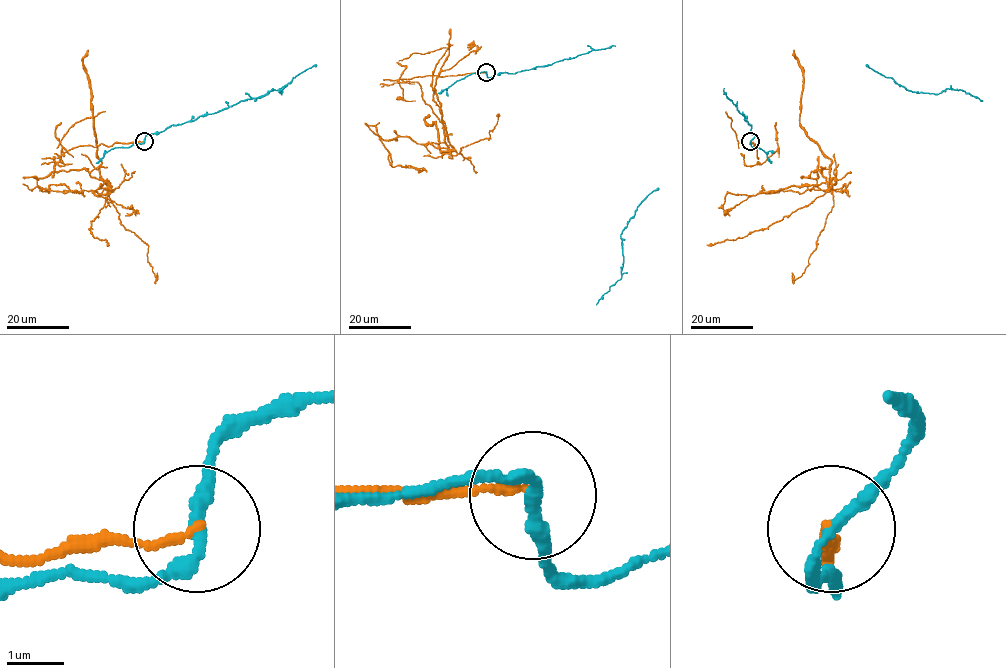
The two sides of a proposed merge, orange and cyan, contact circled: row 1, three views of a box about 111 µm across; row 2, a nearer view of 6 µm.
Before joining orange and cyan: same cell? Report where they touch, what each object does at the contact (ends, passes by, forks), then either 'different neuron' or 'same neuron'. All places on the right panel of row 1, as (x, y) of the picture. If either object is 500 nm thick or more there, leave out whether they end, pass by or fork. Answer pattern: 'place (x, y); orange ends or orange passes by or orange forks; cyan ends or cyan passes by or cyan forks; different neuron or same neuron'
place (750, 141); orange ends; cyan passes by; different neuron

